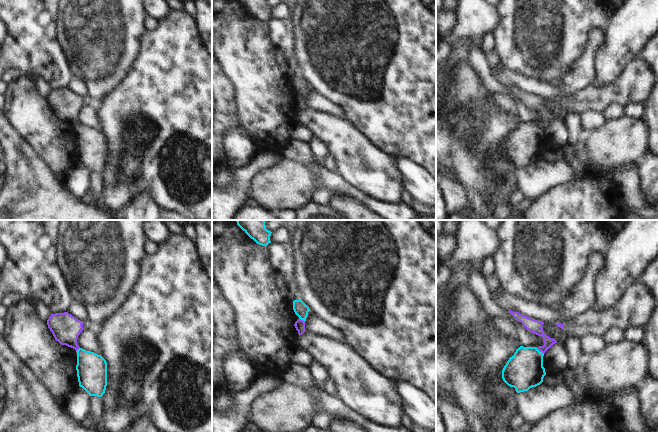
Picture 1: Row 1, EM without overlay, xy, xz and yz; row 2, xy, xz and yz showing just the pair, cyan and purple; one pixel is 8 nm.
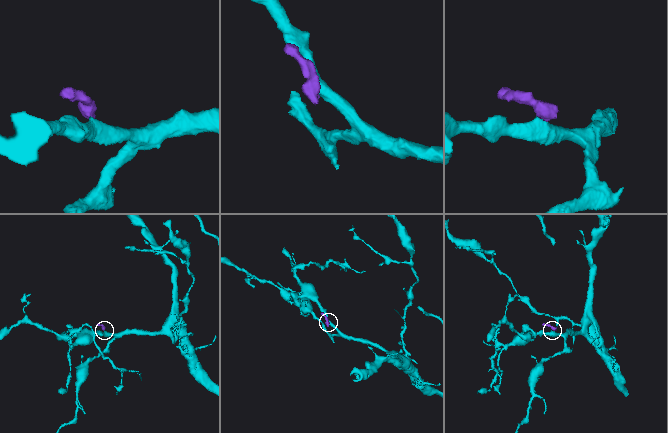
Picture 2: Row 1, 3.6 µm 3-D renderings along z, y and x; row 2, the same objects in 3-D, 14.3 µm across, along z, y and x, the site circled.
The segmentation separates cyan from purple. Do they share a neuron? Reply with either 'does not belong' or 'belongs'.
does not belong

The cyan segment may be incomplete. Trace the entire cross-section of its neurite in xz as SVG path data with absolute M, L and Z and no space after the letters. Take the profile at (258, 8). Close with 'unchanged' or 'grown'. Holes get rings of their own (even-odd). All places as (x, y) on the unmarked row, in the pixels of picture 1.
M237 0L257 20L267 22L270 17L271 7L266 5L265 0Z | unchanged

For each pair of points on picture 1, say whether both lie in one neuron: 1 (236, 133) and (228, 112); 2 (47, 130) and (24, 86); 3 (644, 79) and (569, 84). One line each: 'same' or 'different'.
1: different
2: same
3: different

